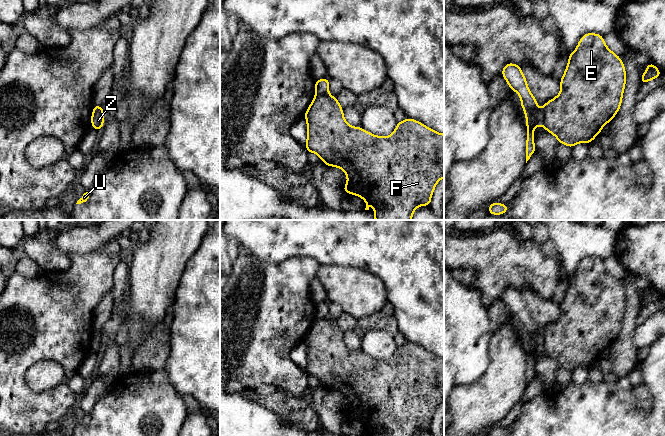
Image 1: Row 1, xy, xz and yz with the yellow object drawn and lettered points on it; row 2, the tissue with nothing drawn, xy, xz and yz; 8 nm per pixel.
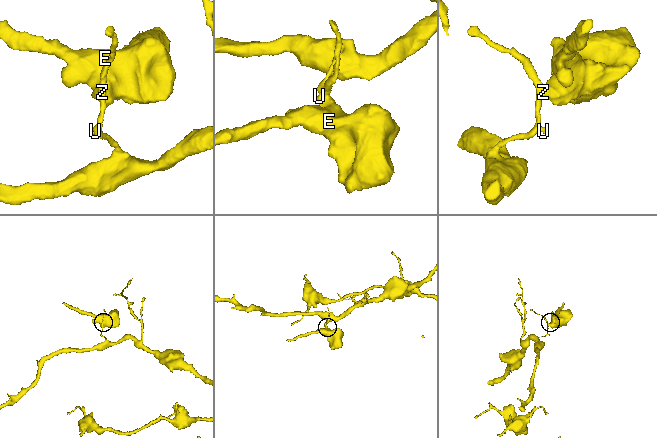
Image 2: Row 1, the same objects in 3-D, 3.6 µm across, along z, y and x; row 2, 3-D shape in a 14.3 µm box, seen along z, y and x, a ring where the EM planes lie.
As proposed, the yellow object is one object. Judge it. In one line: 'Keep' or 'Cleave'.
Cleave

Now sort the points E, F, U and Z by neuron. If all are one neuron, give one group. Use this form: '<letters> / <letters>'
E F / U Z

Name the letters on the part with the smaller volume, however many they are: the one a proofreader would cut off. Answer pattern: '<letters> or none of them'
E, F

